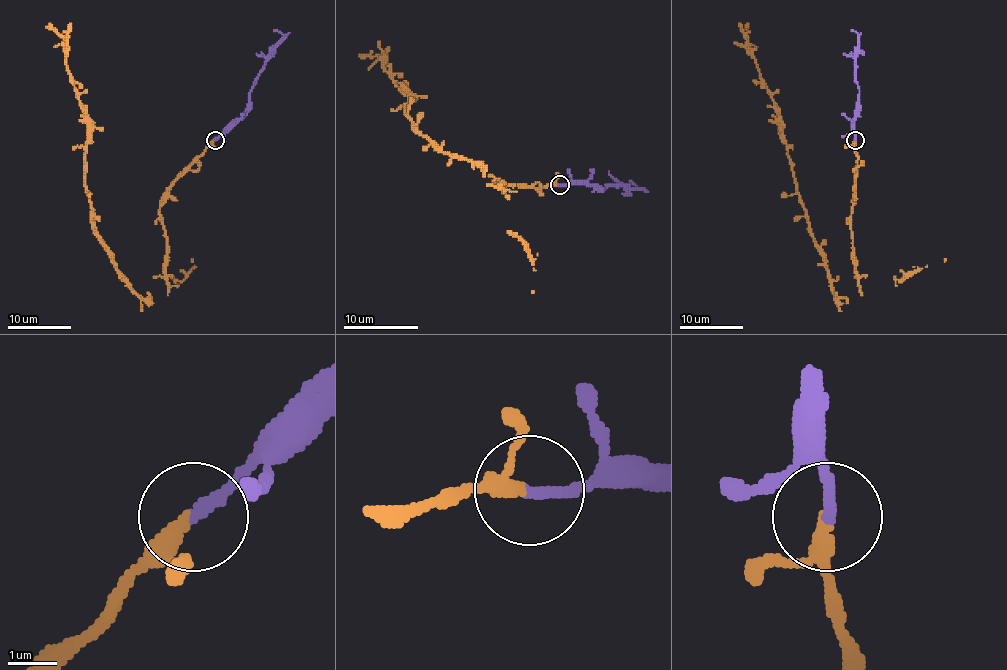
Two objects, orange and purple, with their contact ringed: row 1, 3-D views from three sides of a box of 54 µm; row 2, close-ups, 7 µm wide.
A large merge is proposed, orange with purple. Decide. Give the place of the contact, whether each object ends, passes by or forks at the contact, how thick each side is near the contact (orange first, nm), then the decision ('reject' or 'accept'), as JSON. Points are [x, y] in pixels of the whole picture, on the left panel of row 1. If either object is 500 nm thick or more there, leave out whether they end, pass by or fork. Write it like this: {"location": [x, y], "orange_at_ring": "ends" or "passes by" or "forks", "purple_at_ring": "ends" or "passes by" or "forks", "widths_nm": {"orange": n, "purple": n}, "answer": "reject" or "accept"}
{"location": [215, 140], "orange_at_ring": "passes by", "purple_at_ring": "ends", "widths_nm": {"orange": 220, "purple": 260}, "answer": "accept"}

